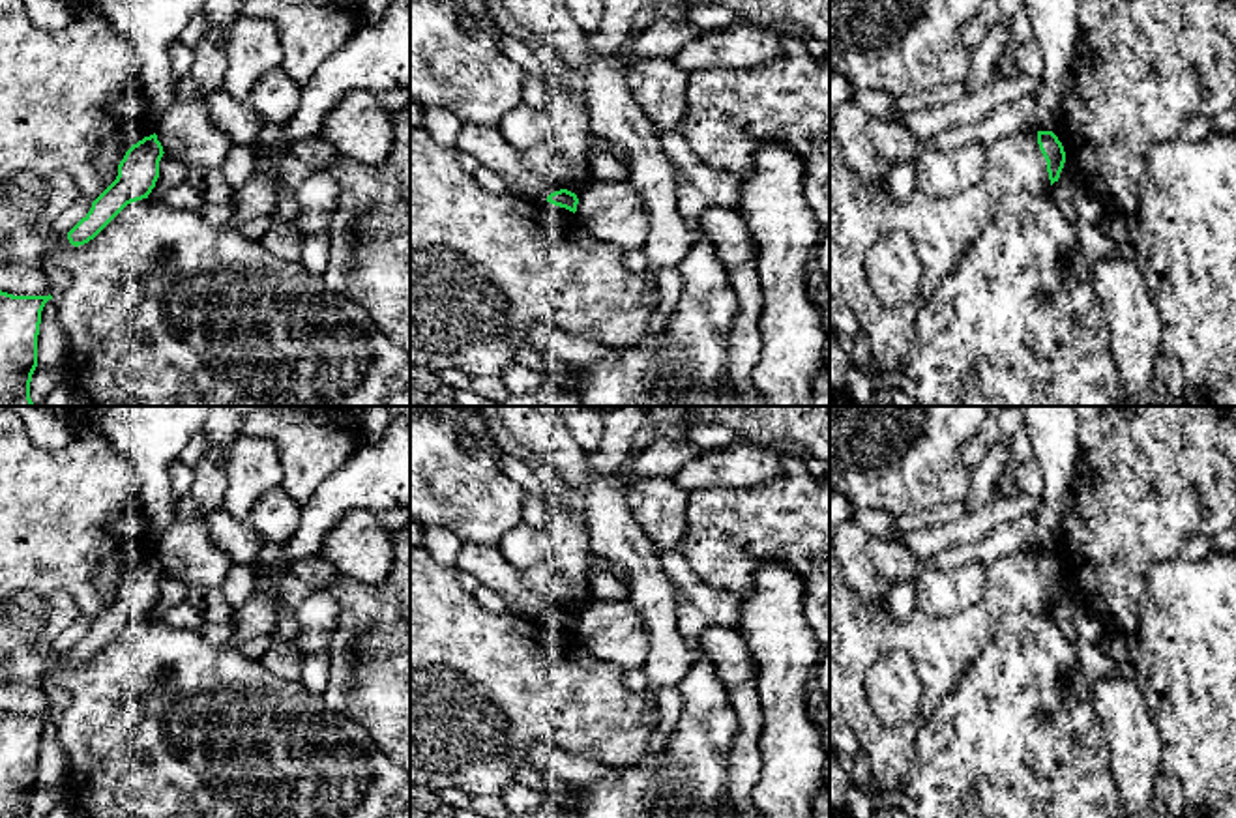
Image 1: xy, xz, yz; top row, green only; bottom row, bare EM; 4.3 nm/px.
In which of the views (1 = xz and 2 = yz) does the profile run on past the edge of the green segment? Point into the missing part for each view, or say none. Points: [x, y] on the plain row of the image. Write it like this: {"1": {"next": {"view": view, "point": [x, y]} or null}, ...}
{"1": {"next": null}, "2": {"next": null}}

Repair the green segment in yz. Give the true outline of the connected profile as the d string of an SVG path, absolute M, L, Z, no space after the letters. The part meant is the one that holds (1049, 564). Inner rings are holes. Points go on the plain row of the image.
M1037 550L1037 563L1047 580L1047 592L1052 605L1054 601L1058 601L1066 582L1064 565L1052 550Z

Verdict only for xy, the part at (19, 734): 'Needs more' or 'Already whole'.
Already whole

